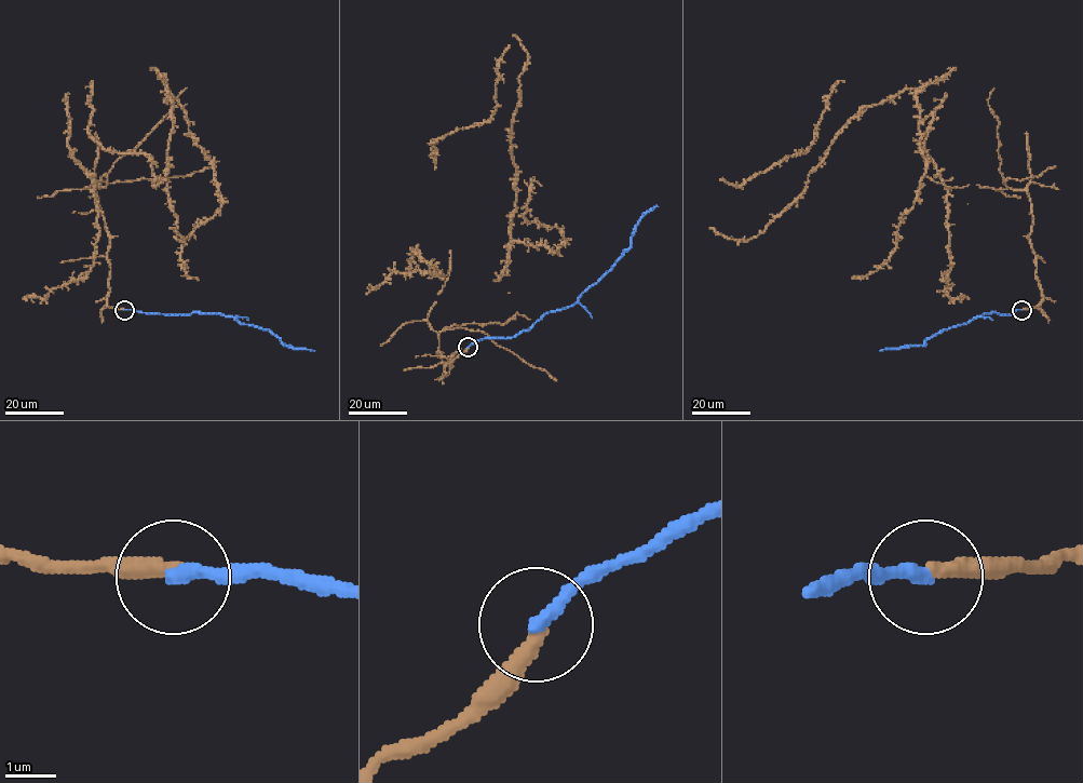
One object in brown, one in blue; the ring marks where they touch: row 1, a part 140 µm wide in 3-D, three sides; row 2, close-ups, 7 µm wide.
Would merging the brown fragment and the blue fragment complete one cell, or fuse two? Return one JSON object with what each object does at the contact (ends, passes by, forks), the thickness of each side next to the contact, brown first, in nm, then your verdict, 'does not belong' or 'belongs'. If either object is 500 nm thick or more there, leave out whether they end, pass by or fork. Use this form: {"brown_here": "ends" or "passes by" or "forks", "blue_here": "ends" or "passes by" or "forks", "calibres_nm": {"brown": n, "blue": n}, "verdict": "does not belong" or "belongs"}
{"brown_here": "ends", "blue_here": "ends", "calibres_nm": {"brown": 320, "blue": 280}, "verdict": "belongs"}

